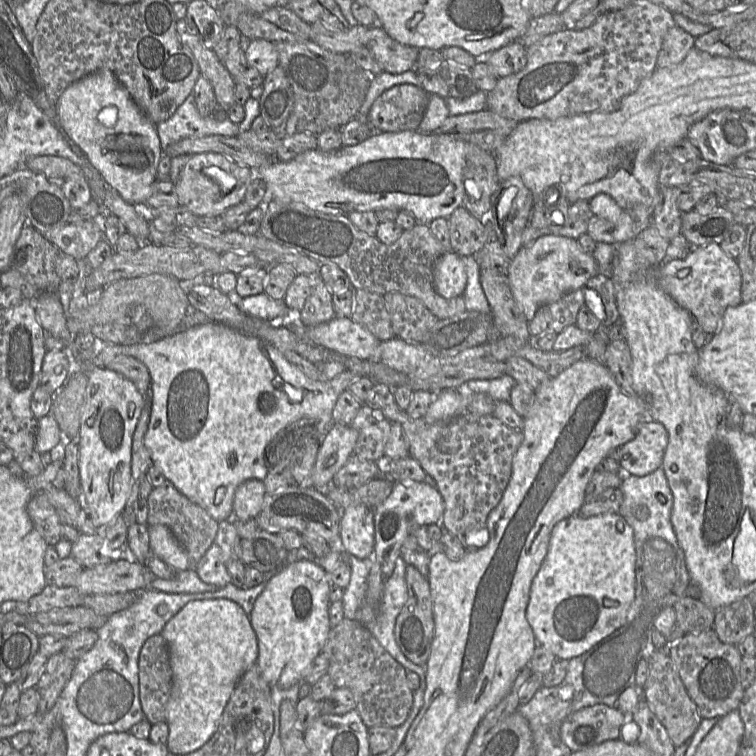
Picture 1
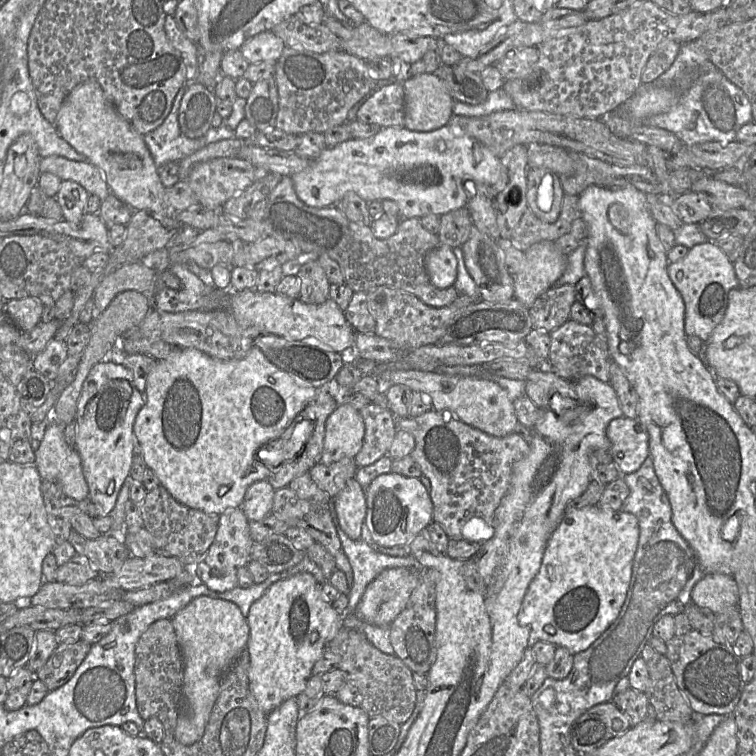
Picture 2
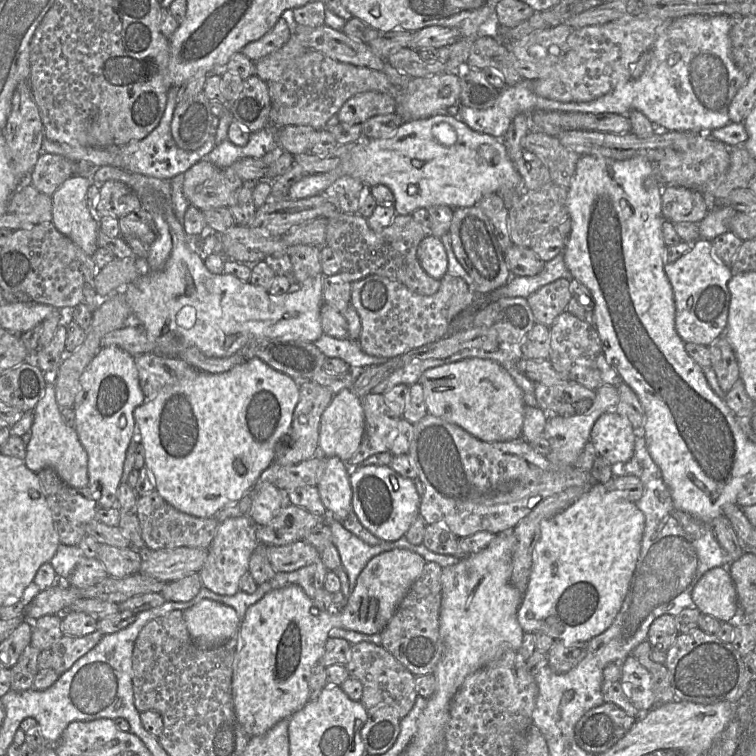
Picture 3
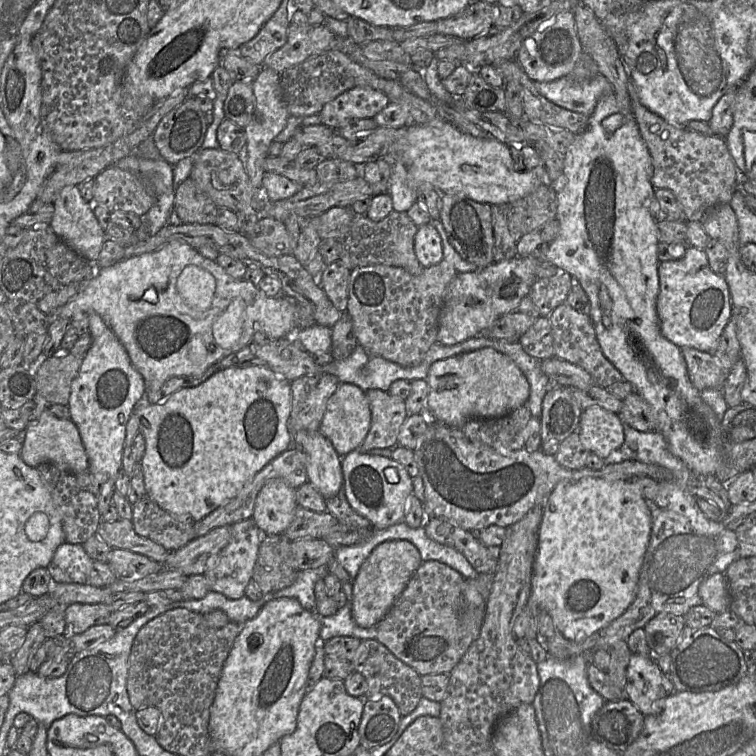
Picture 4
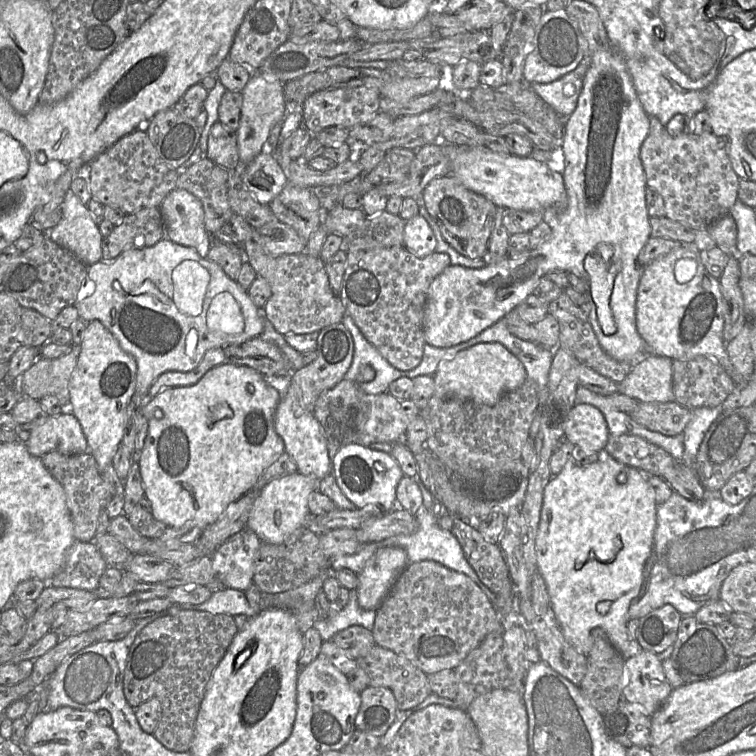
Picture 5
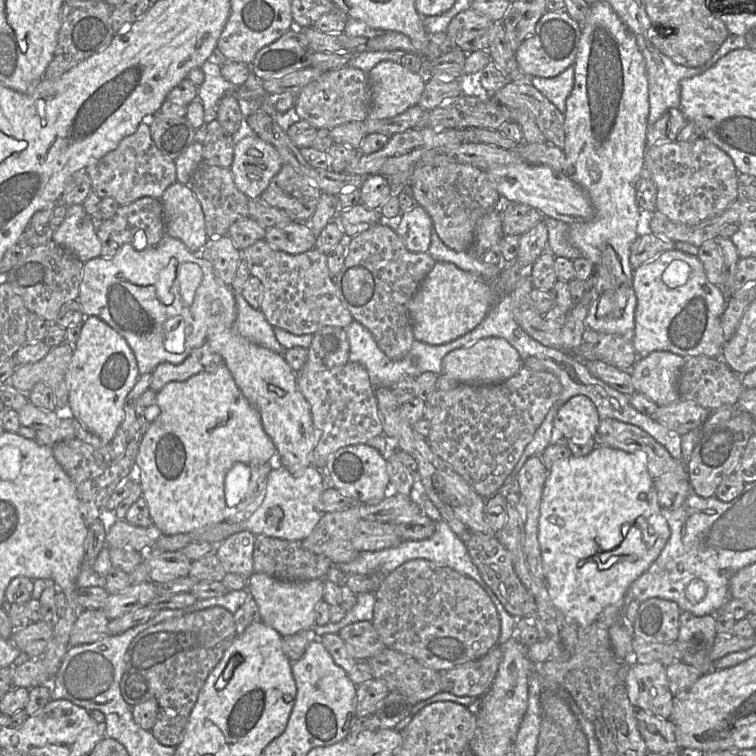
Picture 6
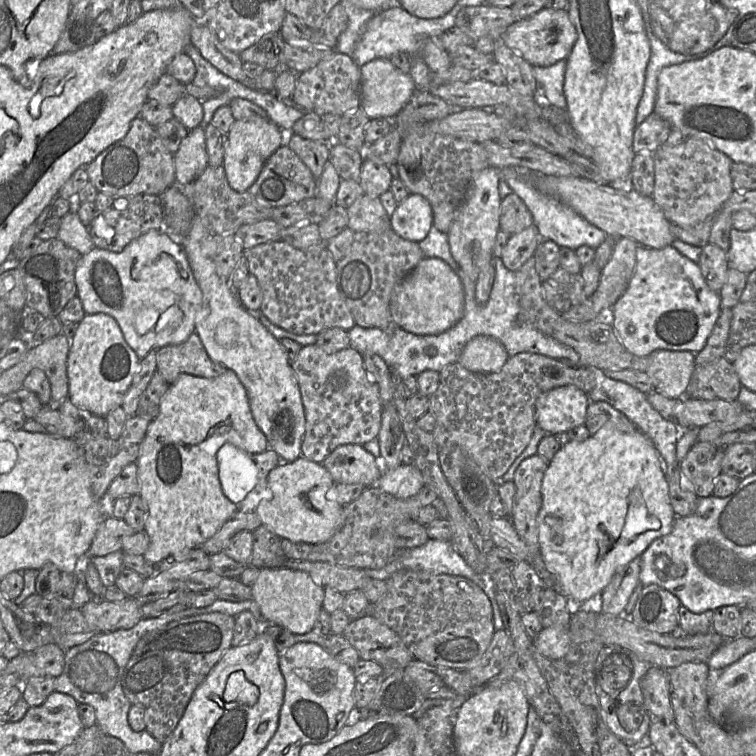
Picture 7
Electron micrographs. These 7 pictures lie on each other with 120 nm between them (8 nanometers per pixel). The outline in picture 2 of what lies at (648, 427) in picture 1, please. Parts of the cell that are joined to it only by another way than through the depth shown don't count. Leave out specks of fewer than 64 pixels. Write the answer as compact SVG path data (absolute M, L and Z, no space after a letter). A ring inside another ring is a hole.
M615 418L607 426L610 452L618 469L630 474L636 472L650 456L649 436L638 418Z

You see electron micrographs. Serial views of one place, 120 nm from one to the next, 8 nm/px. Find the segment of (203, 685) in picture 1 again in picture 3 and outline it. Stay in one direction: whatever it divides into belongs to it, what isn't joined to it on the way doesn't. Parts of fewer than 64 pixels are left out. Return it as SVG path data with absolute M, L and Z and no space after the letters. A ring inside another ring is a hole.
M211 599L184 610L183 618L191 638L202 648L228 641L238 633L241 623L232 607Z

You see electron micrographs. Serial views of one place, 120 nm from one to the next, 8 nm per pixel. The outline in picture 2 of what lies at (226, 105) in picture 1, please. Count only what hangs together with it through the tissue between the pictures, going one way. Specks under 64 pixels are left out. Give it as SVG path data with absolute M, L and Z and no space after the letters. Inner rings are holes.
M166 15L164 29L173 47L181 54L186 66L187 83L195 81L199 78L198 56L200 50L197 44L183 34L173 15Z

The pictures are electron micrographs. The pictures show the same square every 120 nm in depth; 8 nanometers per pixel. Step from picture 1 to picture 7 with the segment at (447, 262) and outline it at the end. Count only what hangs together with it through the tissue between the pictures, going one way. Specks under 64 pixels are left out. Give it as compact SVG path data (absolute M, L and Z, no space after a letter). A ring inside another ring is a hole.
M409 194L390 216L390 226L400 237L421 242L433 225L430 203L420 194Z

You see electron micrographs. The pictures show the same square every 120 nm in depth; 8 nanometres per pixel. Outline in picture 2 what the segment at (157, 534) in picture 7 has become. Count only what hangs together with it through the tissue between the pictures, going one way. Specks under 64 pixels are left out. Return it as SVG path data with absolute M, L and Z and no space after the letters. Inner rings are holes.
M253 346L243 359L221 360L210 357L209 355L194 348L178 348L165 359L156 360L151 369L145 390L145 404L139 411L134 422L134 434L136 437L136 449L141 452L145 463L151 469L159 485L164 487L169 494L180 504L192 509L200 510L206 514L221 515L226 510L241 507L244 495L248 487L261 480L267 480L269 469L258 459L258 451L273 440L279 438L290 424L316 397L319 389L306 384L294 375L280 370L272 364L258 348Z

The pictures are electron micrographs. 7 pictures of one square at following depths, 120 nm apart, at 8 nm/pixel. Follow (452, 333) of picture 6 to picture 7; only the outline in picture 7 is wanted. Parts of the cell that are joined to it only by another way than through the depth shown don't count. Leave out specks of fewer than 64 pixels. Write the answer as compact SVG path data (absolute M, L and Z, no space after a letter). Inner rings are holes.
M423 258L398 282L390 297L394 323L415 335L438 335L453 327L464 314L464 290L458 275L440 258Z

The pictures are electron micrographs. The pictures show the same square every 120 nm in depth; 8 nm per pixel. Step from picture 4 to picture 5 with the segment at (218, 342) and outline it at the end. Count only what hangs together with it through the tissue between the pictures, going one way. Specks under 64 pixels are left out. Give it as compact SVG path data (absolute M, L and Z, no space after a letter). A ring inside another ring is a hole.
M168 238L161 239L151 247L126 250L112 261L99 261L88 266L87 277L74 306L80 319L86 322L99 320L117 339L121 348L135 359L137 363L135 392L138 396L147 396L150 387L164 372L192 371L210 349L239 345L259 337L265 323L262 309L254 304L247 290L236 280L229 278L216 262L202 258L192 247L179 245ZM185 260L198 262L210 274L203 308L197 316L183 313L174 302L172 271Z

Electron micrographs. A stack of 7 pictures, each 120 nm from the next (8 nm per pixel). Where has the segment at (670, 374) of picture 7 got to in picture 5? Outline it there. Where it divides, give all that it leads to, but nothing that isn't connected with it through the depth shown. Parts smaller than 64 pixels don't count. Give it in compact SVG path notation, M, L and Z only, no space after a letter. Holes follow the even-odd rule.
M651 354L633 363L627 376L618 383L618 392L639 402L671 402L675 400L672 388L673 360L669 357Z

